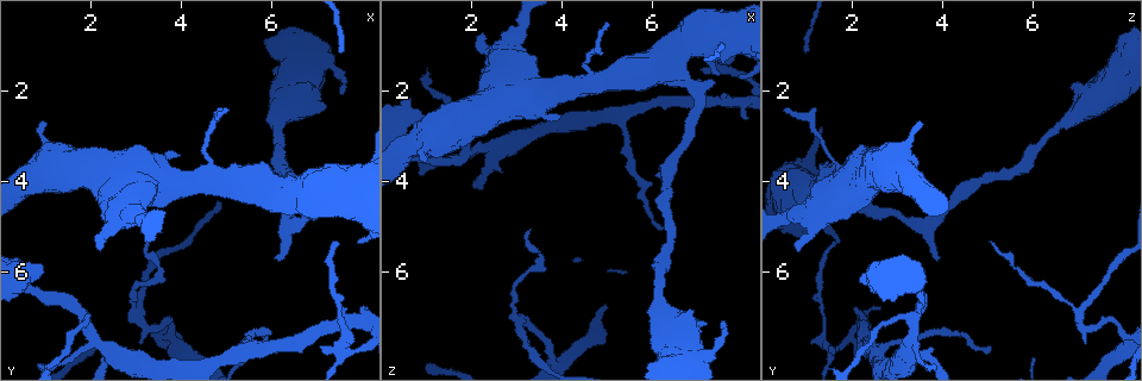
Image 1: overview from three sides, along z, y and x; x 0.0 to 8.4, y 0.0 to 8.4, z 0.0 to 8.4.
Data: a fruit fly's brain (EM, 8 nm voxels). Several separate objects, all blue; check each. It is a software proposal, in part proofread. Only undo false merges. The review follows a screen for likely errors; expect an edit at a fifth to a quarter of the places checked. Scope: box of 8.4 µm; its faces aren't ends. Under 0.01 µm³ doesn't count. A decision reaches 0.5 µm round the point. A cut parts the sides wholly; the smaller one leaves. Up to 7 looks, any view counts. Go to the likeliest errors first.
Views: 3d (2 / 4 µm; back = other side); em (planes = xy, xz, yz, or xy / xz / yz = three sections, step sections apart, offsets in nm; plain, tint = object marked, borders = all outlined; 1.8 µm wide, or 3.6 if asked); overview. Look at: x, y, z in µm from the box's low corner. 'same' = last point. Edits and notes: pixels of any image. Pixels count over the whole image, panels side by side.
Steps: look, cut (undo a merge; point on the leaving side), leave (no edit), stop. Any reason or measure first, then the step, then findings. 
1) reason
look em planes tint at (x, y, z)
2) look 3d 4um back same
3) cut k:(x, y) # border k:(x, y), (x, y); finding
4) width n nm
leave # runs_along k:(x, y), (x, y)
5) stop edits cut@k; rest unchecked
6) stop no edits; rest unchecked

four or more arms meet
look 3d 2um at (1.85, 7.00, 3.35)

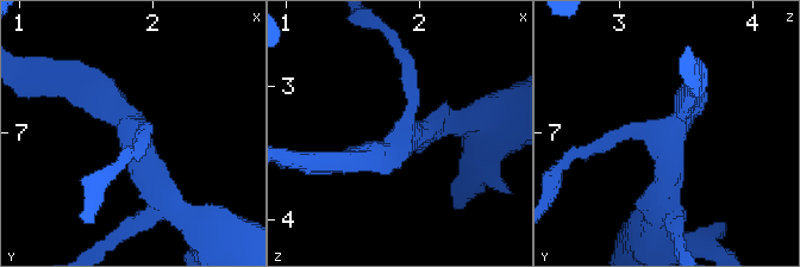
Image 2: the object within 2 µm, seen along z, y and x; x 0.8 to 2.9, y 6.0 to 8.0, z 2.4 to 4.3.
need the tissue
look em planes borders at (1.84, 7.00, 3.38)

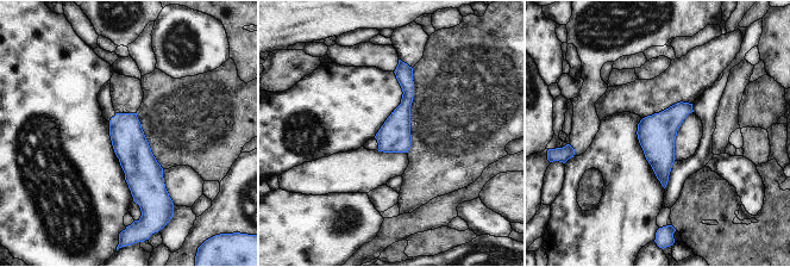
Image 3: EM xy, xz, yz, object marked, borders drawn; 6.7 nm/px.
leave # runs_along 3:(401, 64), (407, 100), (386, 149); continuous, no second neuron

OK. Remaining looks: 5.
abrupt turn
look em xy step 8 tint at (7.60, 7.70, 1.55)

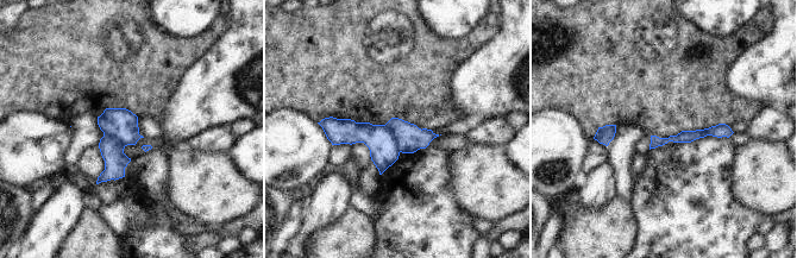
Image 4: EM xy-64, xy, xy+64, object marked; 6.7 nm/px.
width 80 nm
cut 4:(384, 151) # border 4:(383, 125), (394, 136), (401, 151); two neurons meet here

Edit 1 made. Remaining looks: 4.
thick turns thin
look 3d 4um at (3.45, 4.05, 2.10)

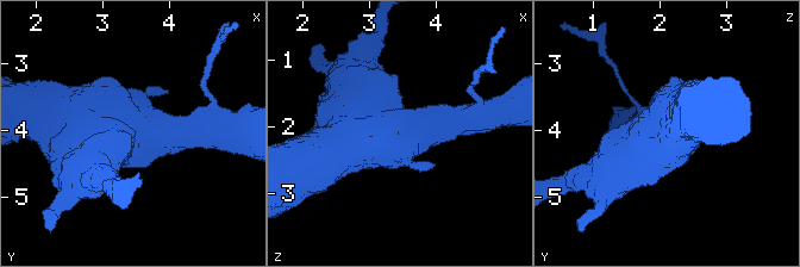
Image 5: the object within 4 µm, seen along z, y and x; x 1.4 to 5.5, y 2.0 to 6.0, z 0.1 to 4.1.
now the EM
look em xy step 4 tint at (3.45, 4.05, 2.10)

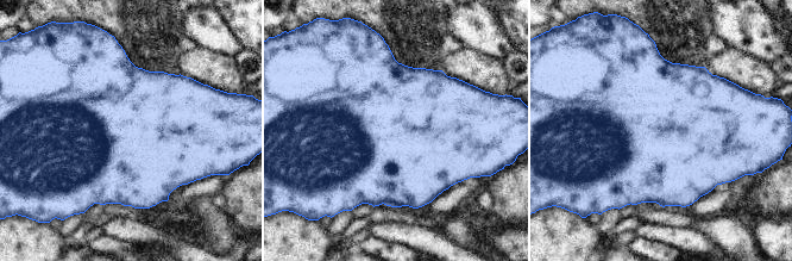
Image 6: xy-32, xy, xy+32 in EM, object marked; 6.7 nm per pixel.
width 950 nm
leave # one neuron here

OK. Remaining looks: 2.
stop edits cut@4; rest unchecked

